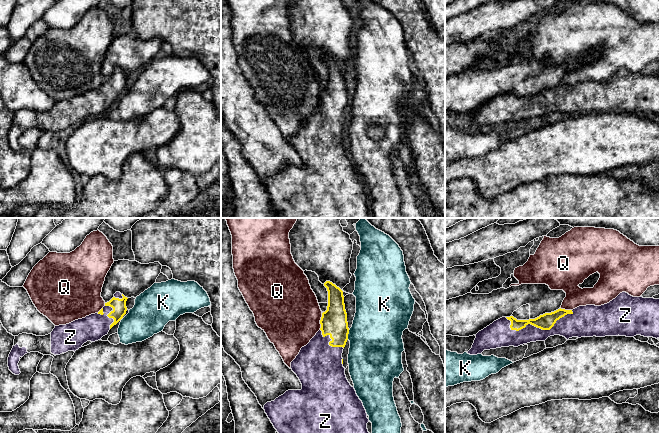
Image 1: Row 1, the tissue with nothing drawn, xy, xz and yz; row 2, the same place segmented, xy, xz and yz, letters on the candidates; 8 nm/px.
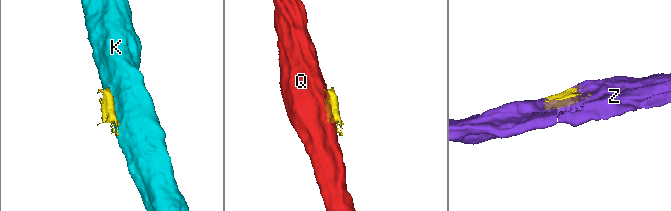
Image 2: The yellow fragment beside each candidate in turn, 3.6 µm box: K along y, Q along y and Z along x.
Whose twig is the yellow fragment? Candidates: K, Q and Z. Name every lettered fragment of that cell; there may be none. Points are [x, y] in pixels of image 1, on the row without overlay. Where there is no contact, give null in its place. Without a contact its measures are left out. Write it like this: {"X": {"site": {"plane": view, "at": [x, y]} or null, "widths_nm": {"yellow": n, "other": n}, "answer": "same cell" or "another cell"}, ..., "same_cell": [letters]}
{"K": {"site": {"plane": "xz", "at": [347, 111]}, "widths_nm": {"yellow": 220, "other": 440}, "answer": "another cell"}, "Q": {"site": {"plane": "xz", "at": [320, 97]}, "widths_nm": {"yellow": 220, "other": 480}, "answer": "another cell"}, "Z": {"site": {"plane": "yz", "at": [536, 102]}, "widths_nm": {"yellow": 130, "other": 170}, "answer": "same cell"}, "same_cell": ["Z"]}

